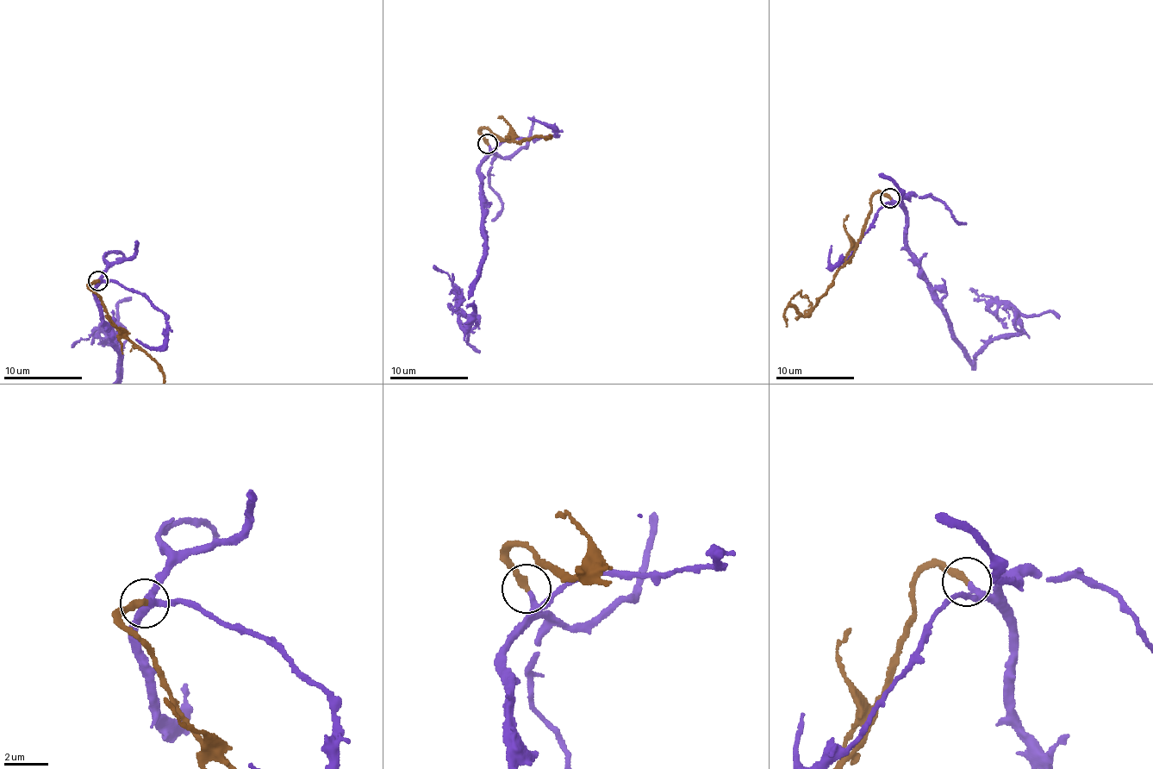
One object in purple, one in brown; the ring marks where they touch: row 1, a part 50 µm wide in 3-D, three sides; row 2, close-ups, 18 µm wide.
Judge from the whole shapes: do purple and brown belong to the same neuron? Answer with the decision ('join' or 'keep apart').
join

